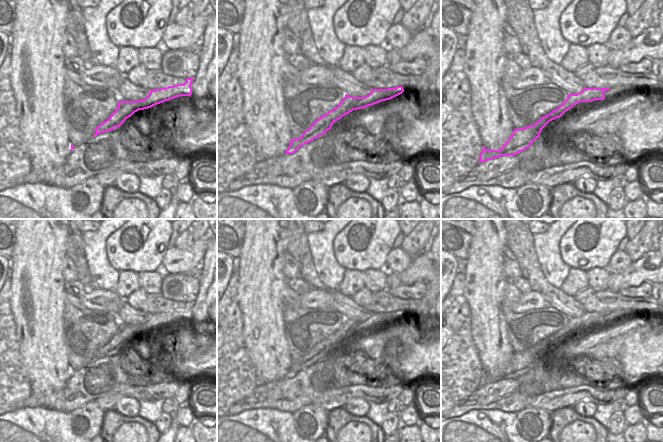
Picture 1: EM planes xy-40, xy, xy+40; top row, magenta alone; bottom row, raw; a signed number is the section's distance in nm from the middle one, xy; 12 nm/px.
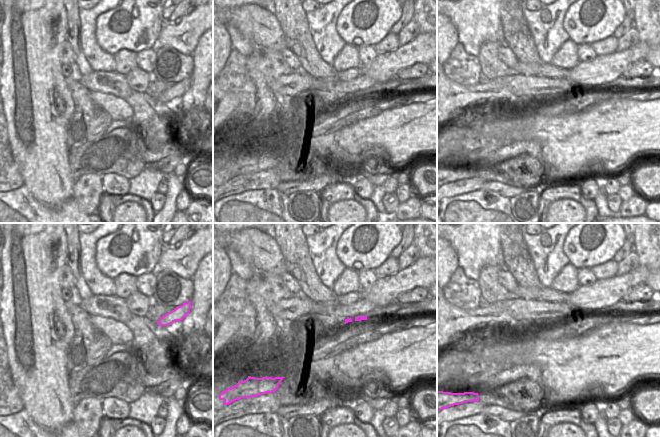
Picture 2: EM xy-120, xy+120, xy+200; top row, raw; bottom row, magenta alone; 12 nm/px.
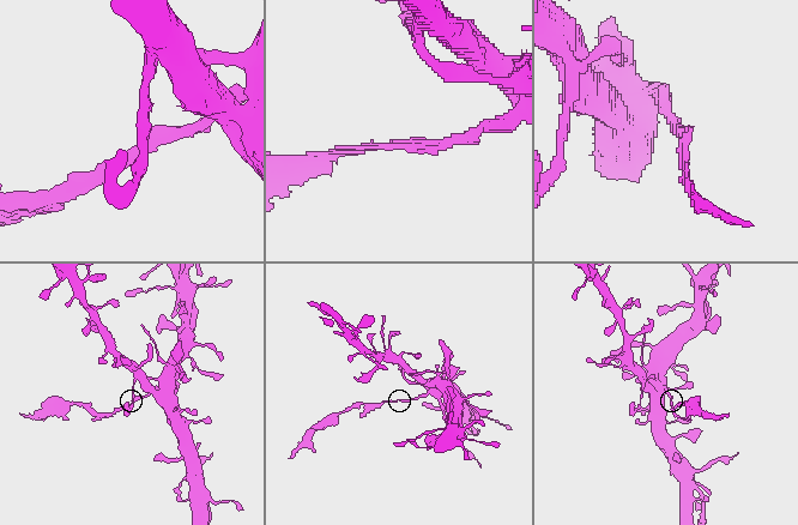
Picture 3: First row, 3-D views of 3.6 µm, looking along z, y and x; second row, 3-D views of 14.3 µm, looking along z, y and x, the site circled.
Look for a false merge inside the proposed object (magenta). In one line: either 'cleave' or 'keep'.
cleave

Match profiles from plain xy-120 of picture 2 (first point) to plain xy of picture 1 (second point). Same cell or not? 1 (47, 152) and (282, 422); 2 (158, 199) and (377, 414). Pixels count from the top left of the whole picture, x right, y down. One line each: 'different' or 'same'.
1: different
2: different

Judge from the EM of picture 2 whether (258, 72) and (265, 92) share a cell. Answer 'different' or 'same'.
same

